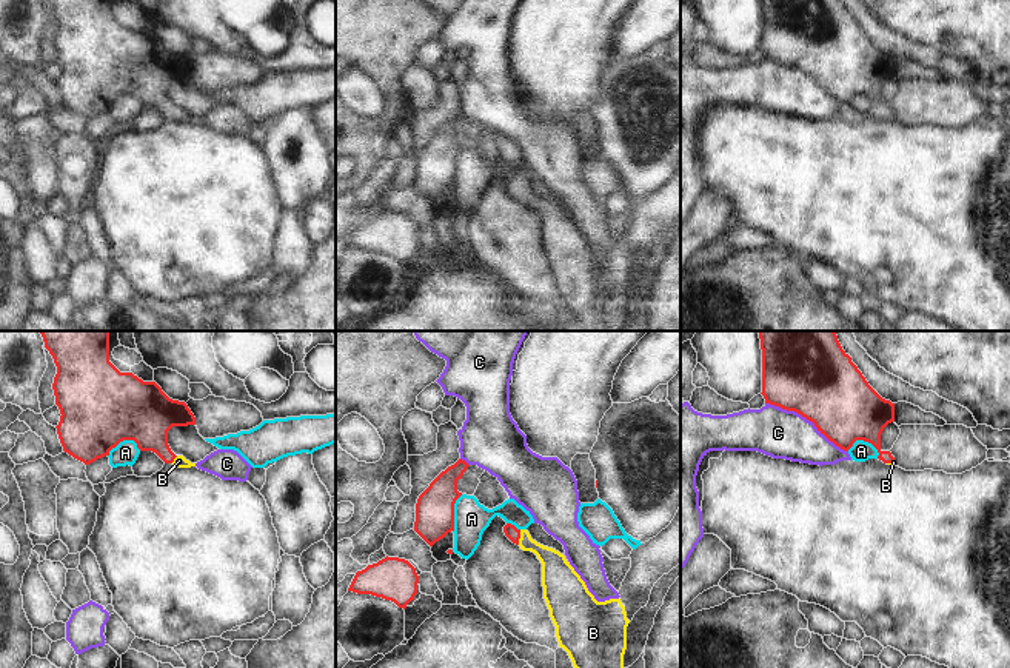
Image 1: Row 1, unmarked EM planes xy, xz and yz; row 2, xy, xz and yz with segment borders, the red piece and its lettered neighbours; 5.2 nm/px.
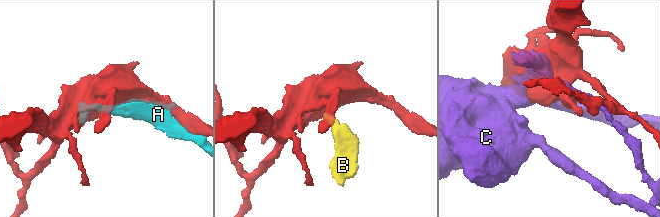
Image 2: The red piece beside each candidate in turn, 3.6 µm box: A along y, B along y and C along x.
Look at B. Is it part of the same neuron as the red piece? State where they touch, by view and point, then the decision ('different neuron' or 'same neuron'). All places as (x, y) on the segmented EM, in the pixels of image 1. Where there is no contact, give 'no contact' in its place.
xz (519, 537) | same neuron

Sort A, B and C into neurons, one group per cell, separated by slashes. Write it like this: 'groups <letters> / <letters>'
groups A / B / C

